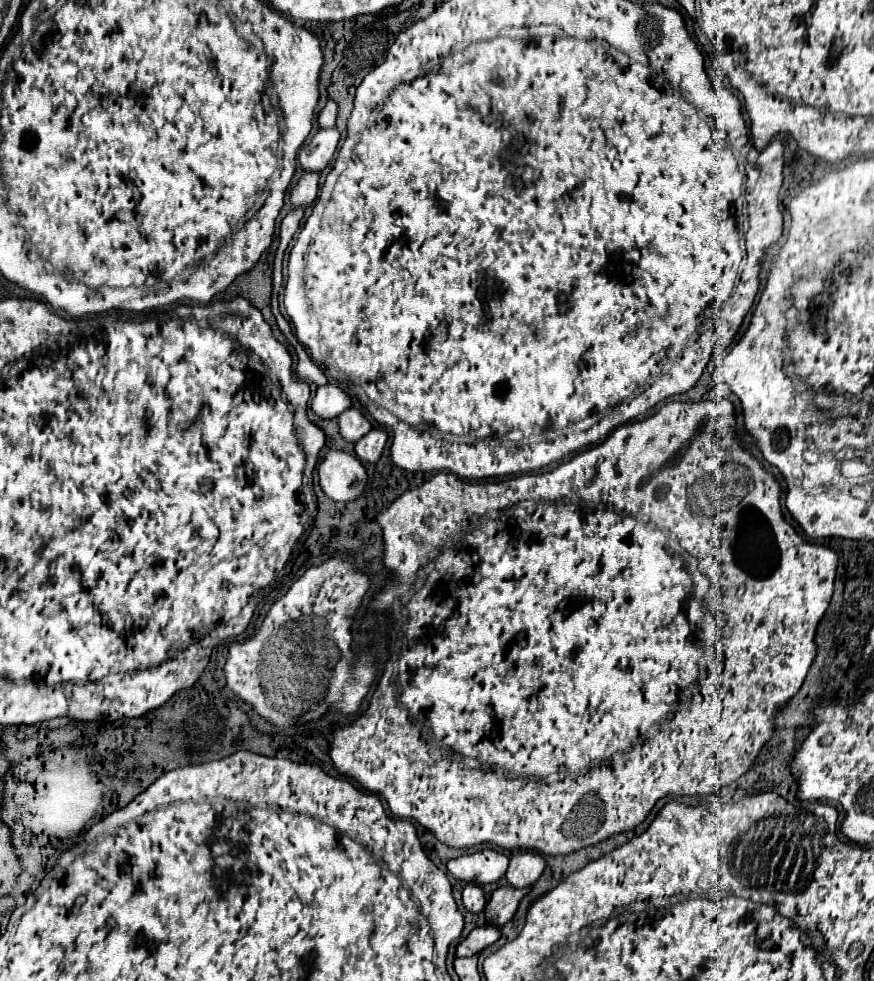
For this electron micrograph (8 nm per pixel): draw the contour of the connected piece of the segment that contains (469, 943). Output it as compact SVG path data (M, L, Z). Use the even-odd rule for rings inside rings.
M483 925L483 927L477 927L473 929L465 941L461 941L457 945L457 951L455 955L457 957L473 957L477 953L481 953L485 947L489 947L491 943L495 943L499 939L499 927L493 927L493 925Z

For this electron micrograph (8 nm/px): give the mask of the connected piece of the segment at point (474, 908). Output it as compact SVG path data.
M467 885L463 889L463 905L471 913L481 913L485 907L485 895L483 889L477 885Z

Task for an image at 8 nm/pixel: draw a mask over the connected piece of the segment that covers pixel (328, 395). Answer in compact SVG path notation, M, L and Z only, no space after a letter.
M337 385L319 387L315 393L315 399L311 403L313 413L321 419L335 419L349 407L351 407L349 395L343 389L339 389Z

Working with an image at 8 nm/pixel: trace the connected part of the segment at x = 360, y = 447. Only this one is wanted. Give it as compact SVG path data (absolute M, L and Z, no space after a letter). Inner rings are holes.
M375 427L355 443L355 453L363 463L377 463L381 459L385 443L387 443L387 431Z

